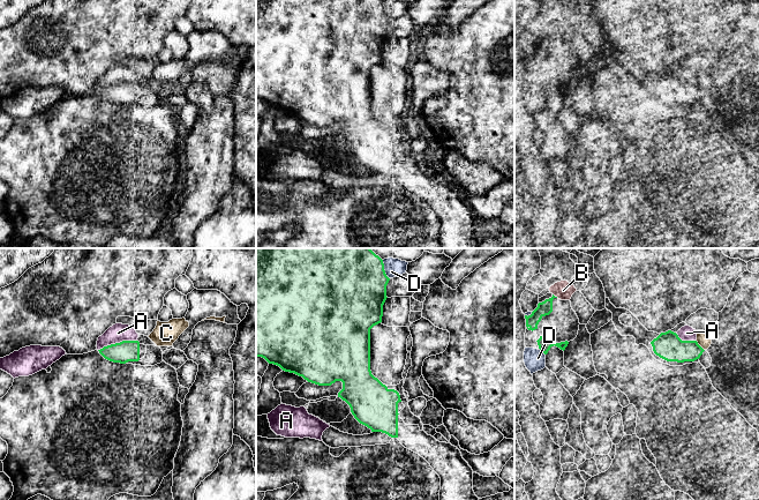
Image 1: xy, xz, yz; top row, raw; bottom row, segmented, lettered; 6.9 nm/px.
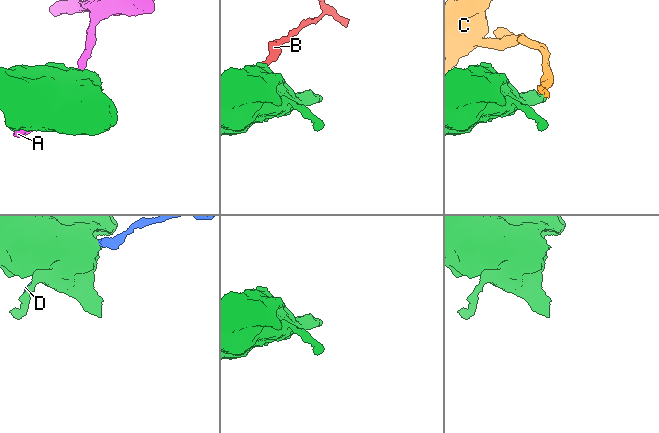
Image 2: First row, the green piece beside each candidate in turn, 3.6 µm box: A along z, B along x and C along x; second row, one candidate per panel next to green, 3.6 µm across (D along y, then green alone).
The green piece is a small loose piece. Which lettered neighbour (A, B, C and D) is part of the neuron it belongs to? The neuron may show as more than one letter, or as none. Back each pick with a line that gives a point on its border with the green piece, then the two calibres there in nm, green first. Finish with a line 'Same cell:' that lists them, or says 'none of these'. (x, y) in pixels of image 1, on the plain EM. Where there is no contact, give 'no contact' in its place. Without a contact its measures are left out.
Same cell: none of these

